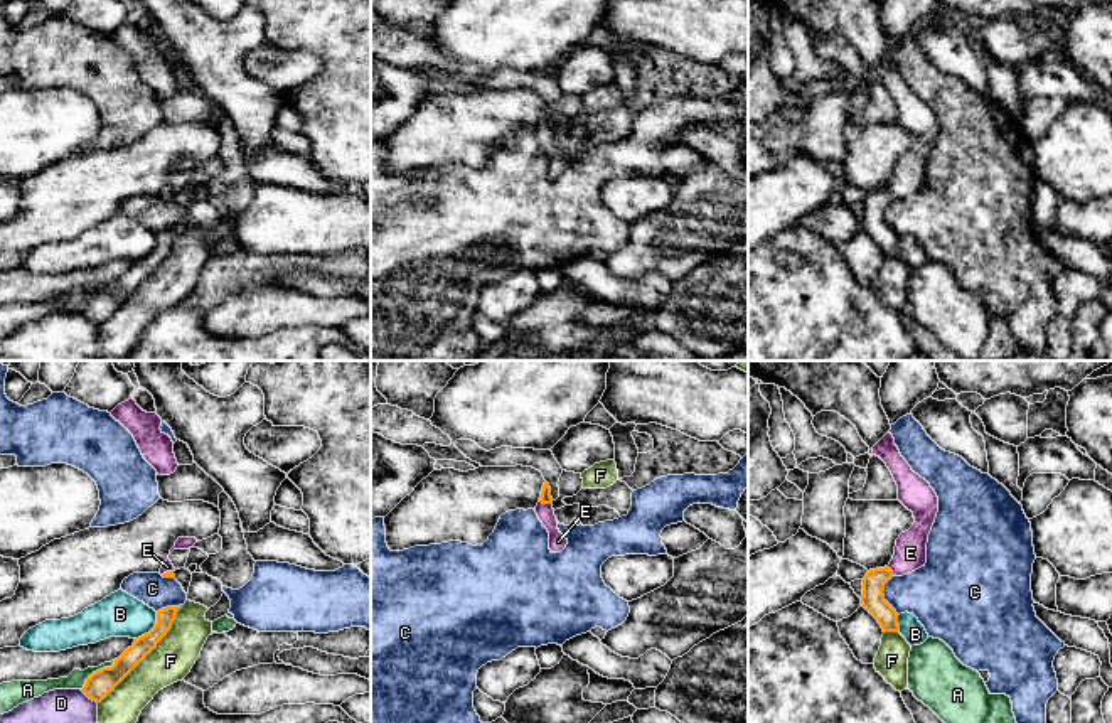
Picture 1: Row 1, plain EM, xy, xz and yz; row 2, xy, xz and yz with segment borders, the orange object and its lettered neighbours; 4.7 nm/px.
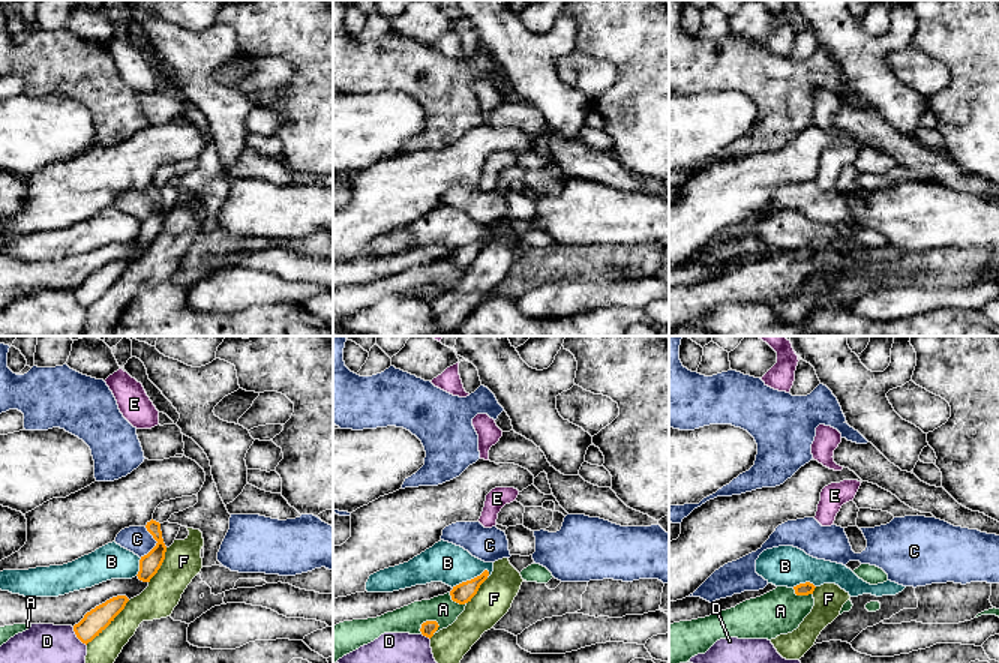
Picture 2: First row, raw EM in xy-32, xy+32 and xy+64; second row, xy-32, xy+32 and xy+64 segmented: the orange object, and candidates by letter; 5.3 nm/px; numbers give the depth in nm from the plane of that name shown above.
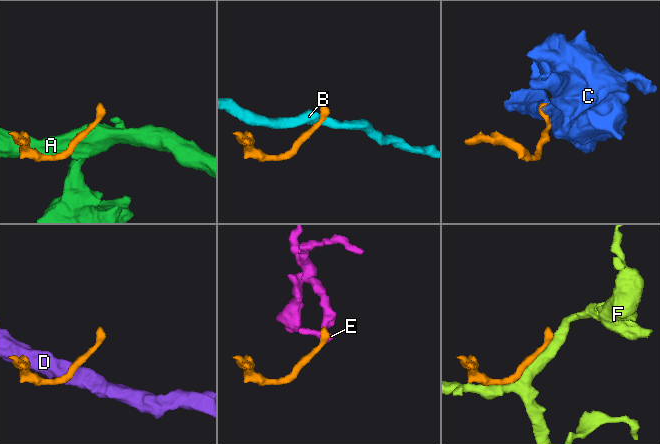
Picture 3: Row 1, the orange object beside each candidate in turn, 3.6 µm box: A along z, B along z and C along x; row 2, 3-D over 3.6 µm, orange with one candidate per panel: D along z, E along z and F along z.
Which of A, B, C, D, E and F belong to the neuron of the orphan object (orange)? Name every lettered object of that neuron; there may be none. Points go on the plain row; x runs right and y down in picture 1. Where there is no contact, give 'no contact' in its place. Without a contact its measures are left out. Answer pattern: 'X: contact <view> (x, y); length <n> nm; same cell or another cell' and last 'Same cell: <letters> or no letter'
A: contact xy (96, 294); length 220 nm; another cell
B: contact xy (152, 251); length 170 nm; another cell
C: contact yz (883, 218); length 190 nm; another cell
D: contact xy (88, 319); length 110 nm; another cell
E: contact xz (546, 125); length 70 nm; same cell
F: contact xy (145, 278); length 600 nm; another cell
Same cell: E

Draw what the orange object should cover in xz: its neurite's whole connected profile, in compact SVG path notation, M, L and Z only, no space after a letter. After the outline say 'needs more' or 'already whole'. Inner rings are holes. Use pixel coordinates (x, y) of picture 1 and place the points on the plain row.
M544 104L544 108L543 108L541 120L539 120L539 125L534 133L539 140L539 143L543 145L543 148L549 155L551 175L561 175L566 170L568 162L558 152L558 142L556 142L554 131L553 131L551 110L548 104Z; needs more

